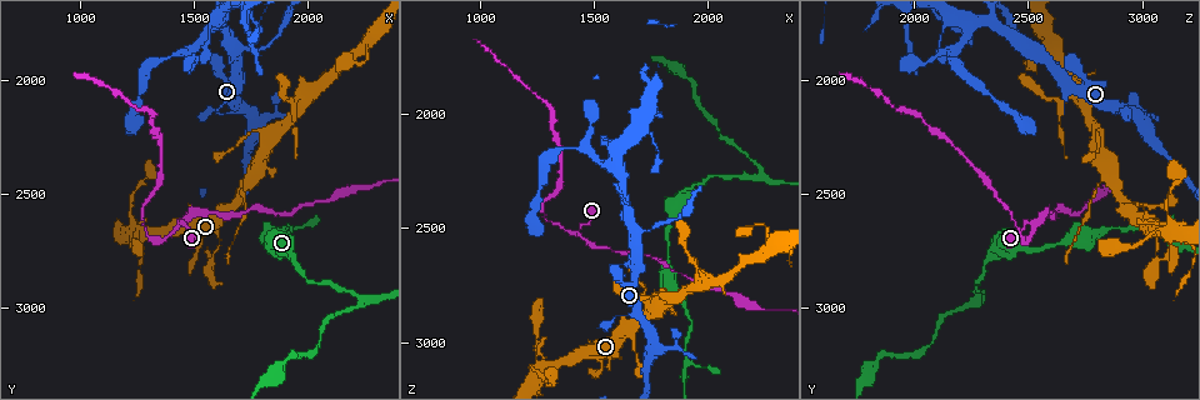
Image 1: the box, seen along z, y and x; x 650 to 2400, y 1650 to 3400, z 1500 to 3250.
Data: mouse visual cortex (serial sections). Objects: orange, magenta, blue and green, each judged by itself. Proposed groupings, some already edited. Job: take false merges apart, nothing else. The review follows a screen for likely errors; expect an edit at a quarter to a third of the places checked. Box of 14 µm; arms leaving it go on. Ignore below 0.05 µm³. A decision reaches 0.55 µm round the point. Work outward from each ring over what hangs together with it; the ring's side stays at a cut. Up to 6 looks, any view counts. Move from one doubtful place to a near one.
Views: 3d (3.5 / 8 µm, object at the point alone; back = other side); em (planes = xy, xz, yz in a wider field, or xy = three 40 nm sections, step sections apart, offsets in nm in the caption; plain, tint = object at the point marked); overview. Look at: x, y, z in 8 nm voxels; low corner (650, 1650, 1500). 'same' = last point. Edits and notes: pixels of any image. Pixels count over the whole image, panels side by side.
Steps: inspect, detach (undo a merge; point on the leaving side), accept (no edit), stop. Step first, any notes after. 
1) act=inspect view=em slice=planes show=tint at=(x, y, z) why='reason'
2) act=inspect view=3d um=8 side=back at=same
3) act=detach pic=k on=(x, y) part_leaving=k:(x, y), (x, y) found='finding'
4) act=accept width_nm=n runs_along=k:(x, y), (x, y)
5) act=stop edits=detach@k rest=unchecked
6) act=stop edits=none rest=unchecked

act=inspect view=3d um=8 at=(1420, 2630, 2530)

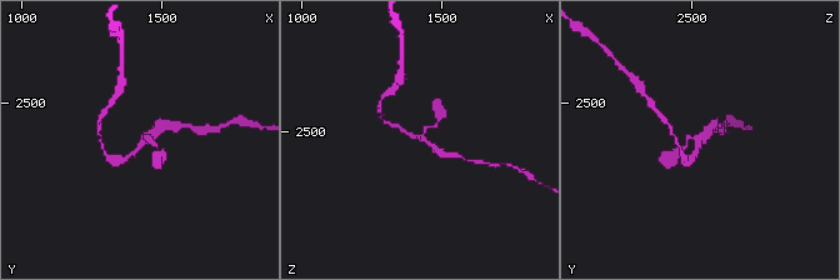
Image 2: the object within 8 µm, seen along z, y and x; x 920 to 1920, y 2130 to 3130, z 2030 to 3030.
act=inspect view=3d um=3.5 at=(1430, 2620, 2510)

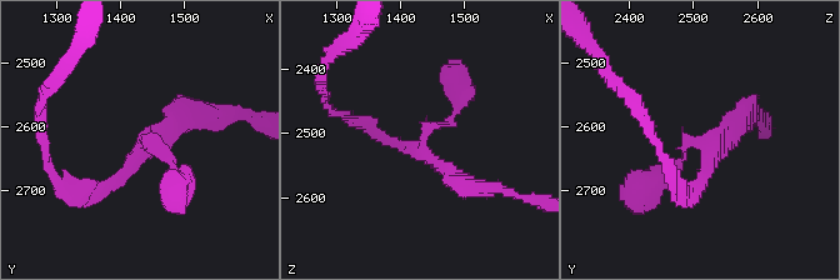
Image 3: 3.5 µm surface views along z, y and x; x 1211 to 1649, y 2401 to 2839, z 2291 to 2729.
act=inspect view=em slice=xy step=1 show=tint at=(1435, 2630, 2520) arms=3 arm_widths_nm=150,200,250

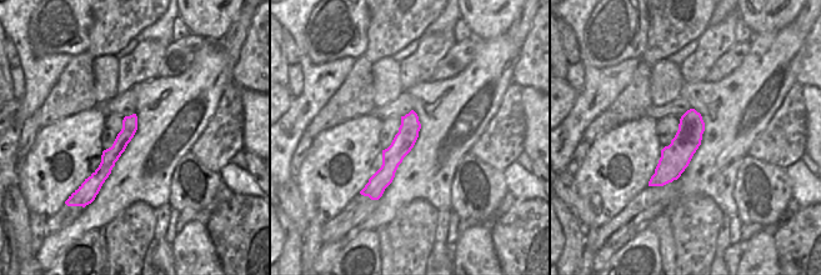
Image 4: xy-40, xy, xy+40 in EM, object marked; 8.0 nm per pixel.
act=accept runs_along=4:(412, 115), (406, 138), (371, 189) found='one cell here'

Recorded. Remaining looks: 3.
act=inspect view=3d um=3.5 at=(1600, 2130, 2870) why='a narrow waist'

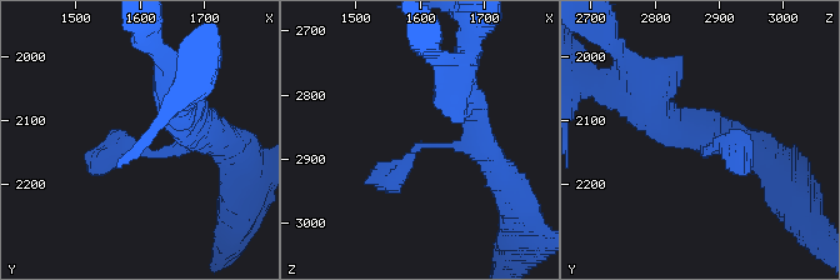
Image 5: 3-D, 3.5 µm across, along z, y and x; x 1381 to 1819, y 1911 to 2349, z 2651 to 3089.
act=inspect view=em slice=xy step=1 show=tint at=(1610, 2145, 2875)

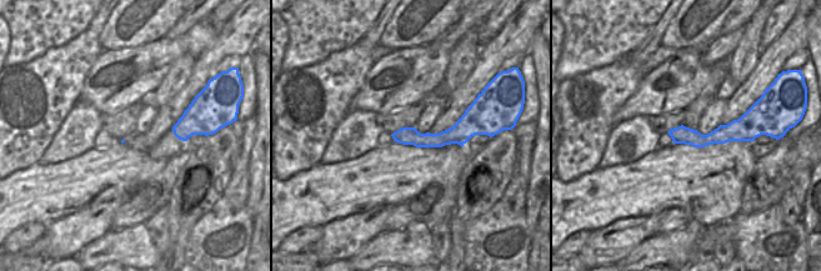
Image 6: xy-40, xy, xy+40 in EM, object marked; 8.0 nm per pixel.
act=accept runs_along=5:(474, 115), (478, 144), (424, 144), (366, 183) found='continuous, no second cell'

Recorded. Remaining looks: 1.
act=stop edits=none rest=unchecked

